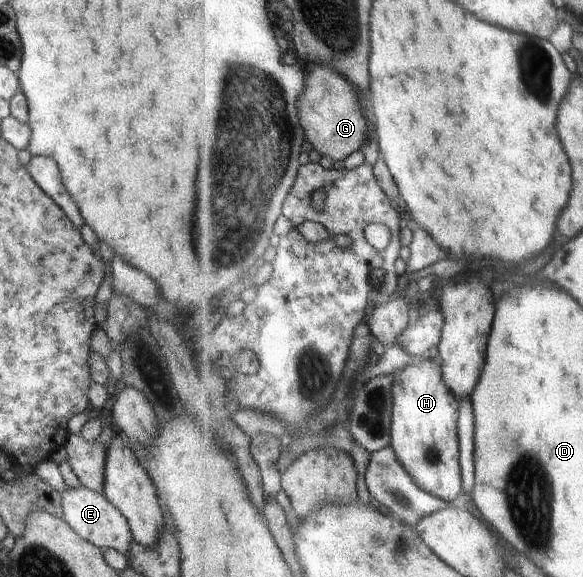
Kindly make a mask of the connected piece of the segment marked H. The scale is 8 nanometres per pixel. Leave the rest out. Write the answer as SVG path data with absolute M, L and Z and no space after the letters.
M419 359L417 363L392 375L394 385L394 415L392 415L392 447L404 468L418 481L426 491L450 501L451 505L463 501L462 467L460 467L460 437L458 437L458 421L460 421L460 399L446 383L445 372L439 359Z

